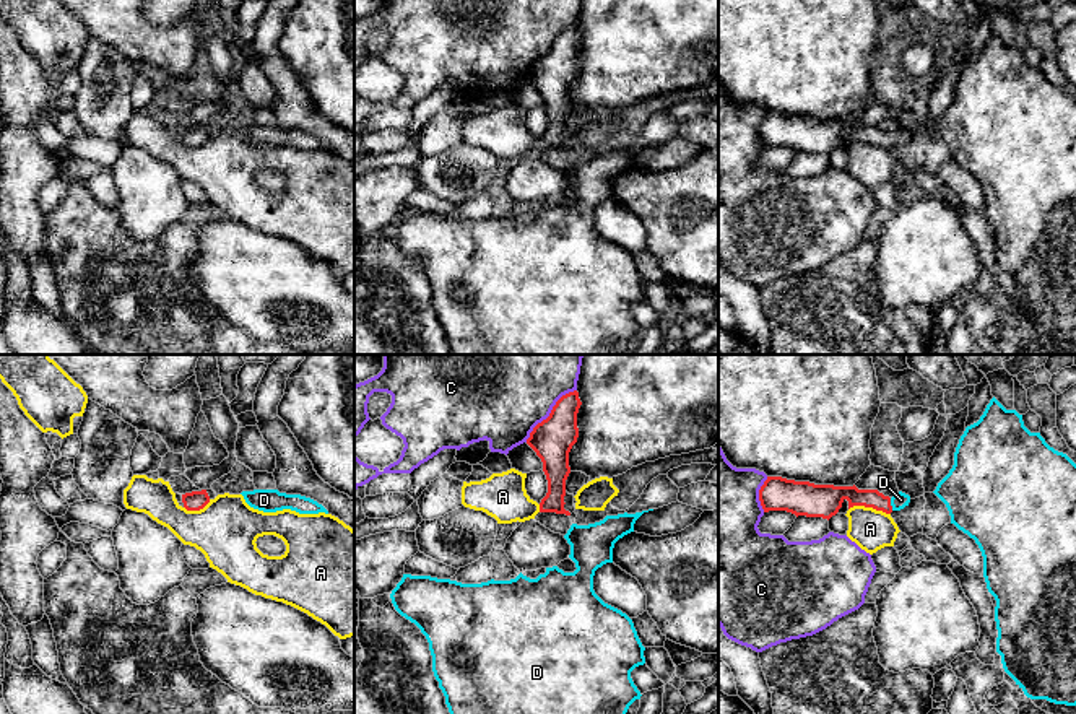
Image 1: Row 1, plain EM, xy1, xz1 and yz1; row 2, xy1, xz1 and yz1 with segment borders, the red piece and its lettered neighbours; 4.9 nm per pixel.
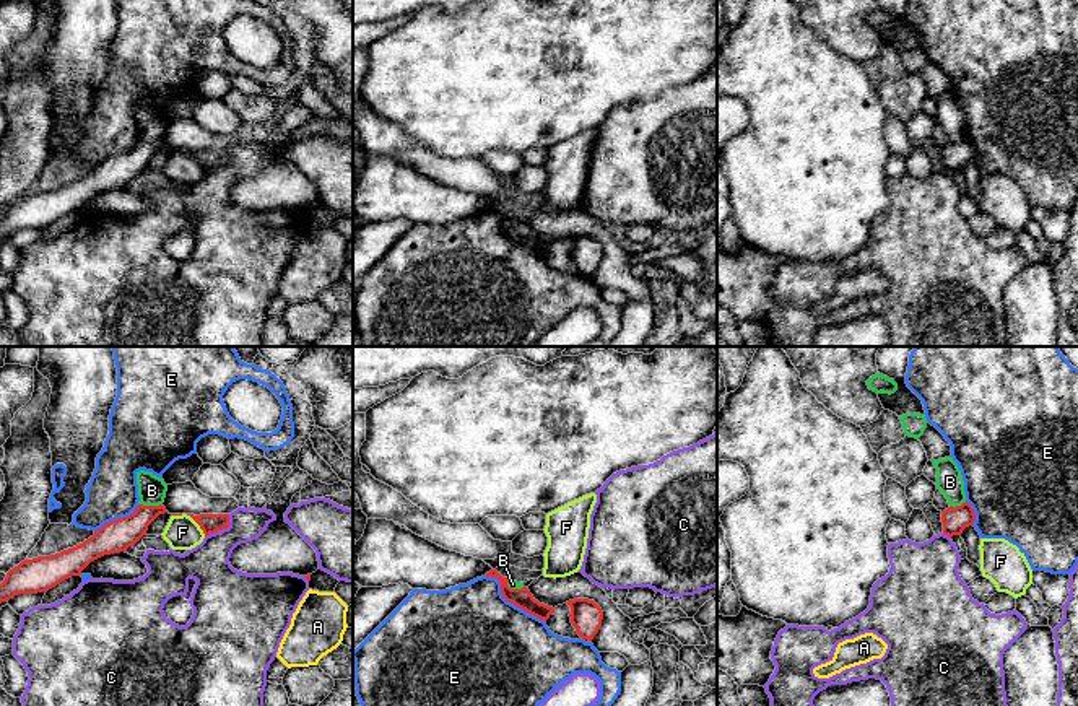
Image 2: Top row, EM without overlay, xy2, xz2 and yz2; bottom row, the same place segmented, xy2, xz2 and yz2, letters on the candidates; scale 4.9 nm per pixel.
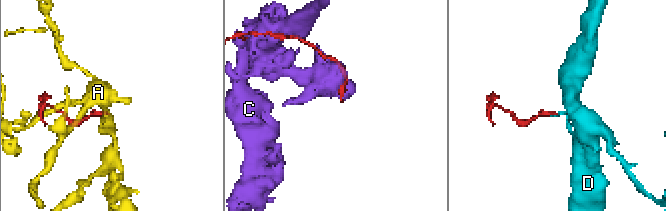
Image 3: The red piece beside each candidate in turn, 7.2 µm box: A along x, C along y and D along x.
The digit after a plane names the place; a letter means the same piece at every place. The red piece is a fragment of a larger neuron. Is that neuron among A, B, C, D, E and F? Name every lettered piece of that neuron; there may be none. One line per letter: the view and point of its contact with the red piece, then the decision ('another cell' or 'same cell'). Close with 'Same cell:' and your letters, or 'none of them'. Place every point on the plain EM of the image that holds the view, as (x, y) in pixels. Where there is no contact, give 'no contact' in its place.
A: meets red in yz1 at (870, 142); another cell
B: meets red in xy2 at (150, 142); another cell
C: meets red in xz1 at (550, 49); another cell
D: meets red in yz1 at (889, 140); same cell
E: meets red in xz2 at (511, 238); another cell
F: meets red in xy2 at (197, 158); another cell
Same cell: D

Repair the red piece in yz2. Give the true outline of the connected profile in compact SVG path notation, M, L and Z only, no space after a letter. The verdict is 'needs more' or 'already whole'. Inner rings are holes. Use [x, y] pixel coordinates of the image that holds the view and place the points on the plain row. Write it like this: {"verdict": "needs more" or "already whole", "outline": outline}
{"verdict": "already whole", "outline": "M966 137L961 142L950 142L941 148L943 169L948 172L961 171L963 166L976 158L976 148Z"}

